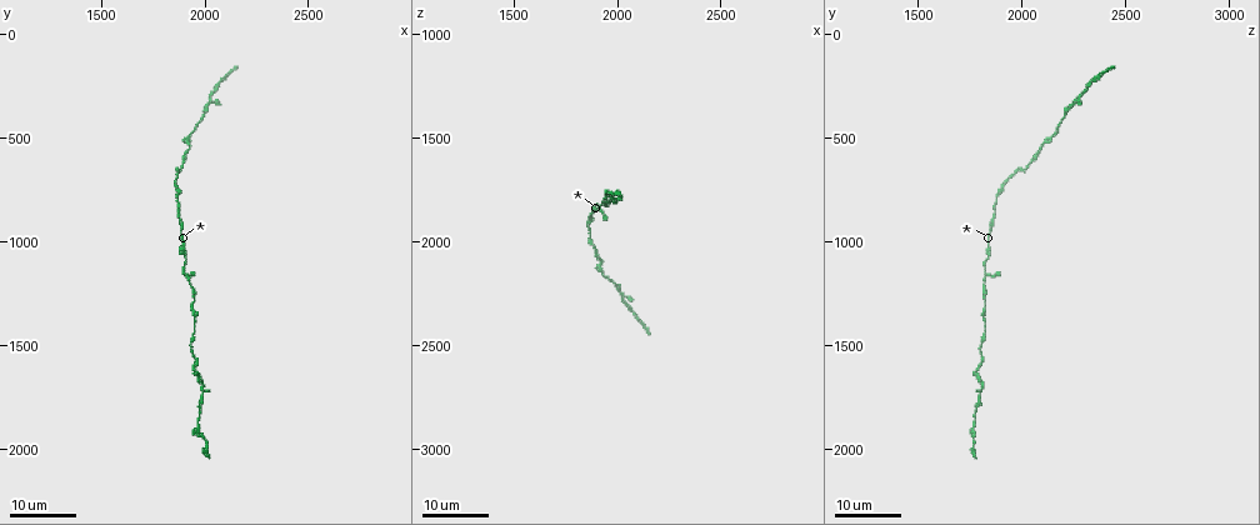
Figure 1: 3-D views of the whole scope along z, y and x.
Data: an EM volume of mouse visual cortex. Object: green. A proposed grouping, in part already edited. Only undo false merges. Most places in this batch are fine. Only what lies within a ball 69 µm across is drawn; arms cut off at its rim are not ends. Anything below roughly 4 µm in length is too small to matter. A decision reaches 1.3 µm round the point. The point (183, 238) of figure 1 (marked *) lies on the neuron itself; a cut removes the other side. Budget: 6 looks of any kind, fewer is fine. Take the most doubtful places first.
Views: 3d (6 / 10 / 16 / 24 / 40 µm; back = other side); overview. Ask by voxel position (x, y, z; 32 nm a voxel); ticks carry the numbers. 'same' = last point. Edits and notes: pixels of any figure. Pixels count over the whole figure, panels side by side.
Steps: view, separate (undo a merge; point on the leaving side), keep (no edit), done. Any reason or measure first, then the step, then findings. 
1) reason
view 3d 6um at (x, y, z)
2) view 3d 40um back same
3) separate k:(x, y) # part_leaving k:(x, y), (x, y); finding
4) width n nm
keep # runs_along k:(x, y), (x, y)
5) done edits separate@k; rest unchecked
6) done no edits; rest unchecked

three arms meet
view 3d 24um at (2020, 340, 2240)

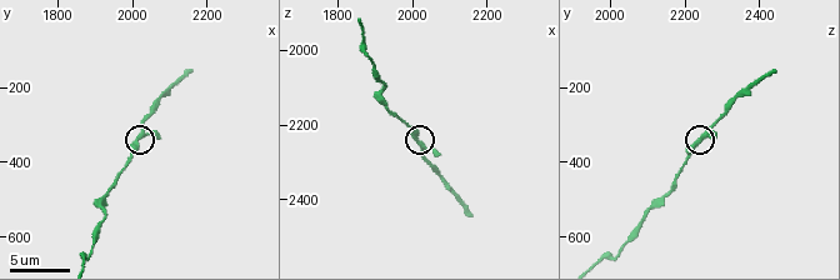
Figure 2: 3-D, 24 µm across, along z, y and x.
view 3d 10um at (2020, 340, 2250)

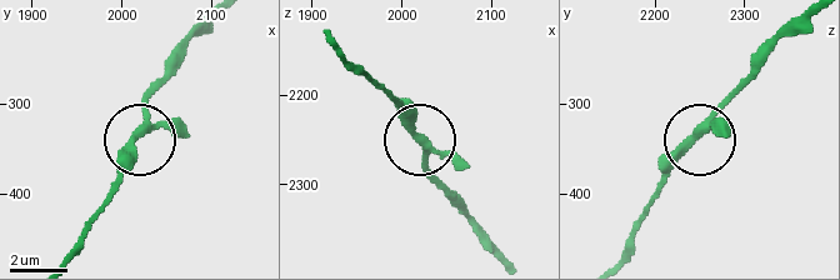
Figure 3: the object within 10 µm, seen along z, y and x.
arms 3
keep # runs_along 3:(70, 253), (139, 138), (141, 109), (153, 90); continuous, no second neuron

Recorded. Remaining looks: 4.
thick turns thin
view 3d 10um at (1930, 470, 2170)

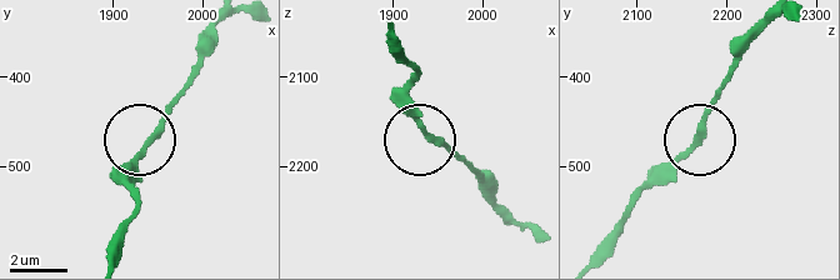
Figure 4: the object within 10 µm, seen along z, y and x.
width 200 nm
keep # runs_along 4:(388, 21), (416, 66), (409, 93), (414, 121), (471, 163); continuous, no second neuron

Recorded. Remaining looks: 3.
thin neck
view 3d 24um at (1980, 1740, 1800)

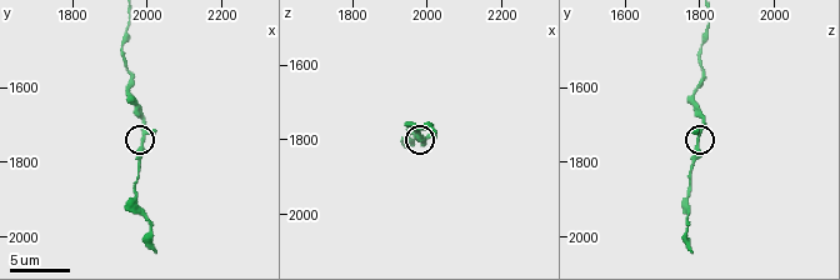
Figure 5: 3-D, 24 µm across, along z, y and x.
view 3d 10um at (1990, 1740, 1790)

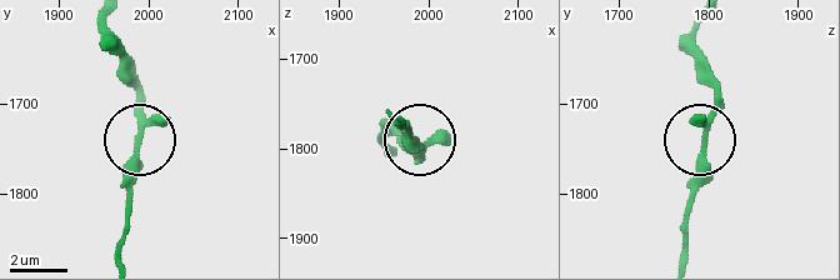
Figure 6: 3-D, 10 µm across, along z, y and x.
keep # runs_along 6:(701, 23), (693, 45), (714, 116), (700, 145), (693, 206); all the same neuron

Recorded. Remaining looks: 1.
done no edits; rest unchecked

